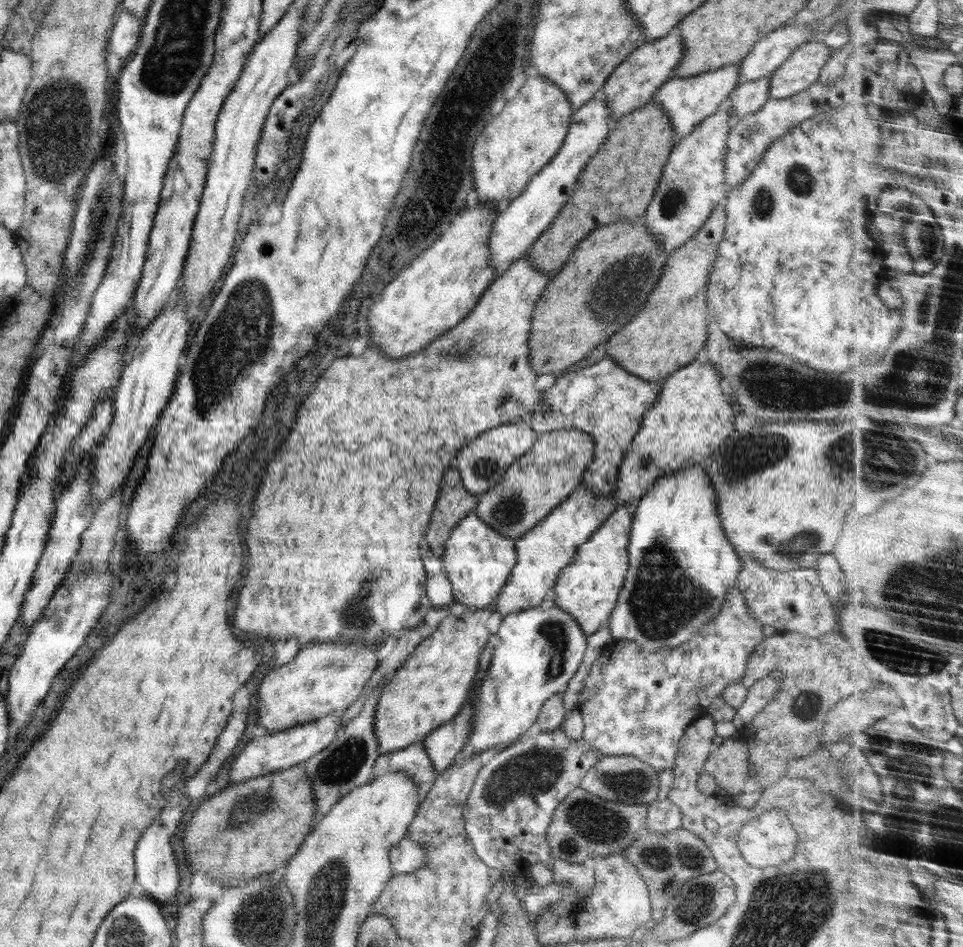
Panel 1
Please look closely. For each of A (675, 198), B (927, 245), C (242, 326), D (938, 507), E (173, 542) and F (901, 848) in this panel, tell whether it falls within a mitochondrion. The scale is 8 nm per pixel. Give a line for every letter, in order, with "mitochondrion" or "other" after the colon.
A: mitochondrion
B: mitochondrion
C: mitochondrion
D: other
E: other
F: other

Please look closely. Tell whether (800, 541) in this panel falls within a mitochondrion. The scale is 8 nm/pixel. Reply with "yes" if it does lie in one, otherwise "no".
yes

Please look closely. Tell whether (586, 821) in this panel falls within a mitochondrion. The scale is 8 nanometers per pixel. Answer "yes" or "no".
yes

